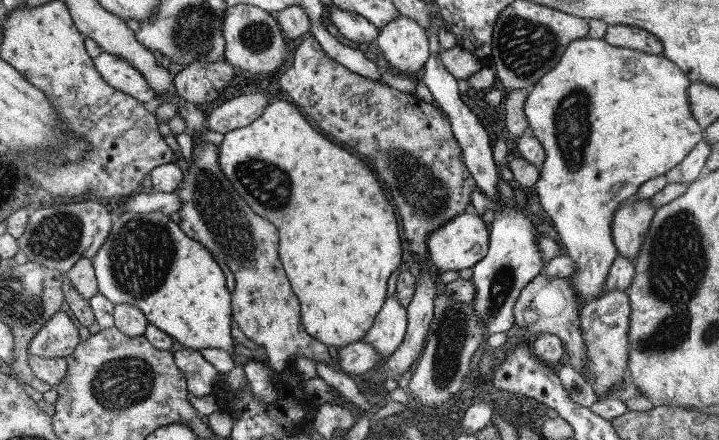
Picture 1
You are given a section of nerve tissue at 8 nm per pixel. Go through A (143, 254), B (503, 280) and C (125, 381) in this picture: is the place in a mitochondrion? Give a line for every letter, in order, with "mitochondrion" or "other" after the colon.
A: mitochondrion
B: mitochondrion
C: mitochondrion

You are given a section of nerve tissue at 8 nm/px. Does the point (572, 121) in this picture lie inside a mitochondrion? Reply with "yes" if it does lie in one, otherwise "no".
yes

